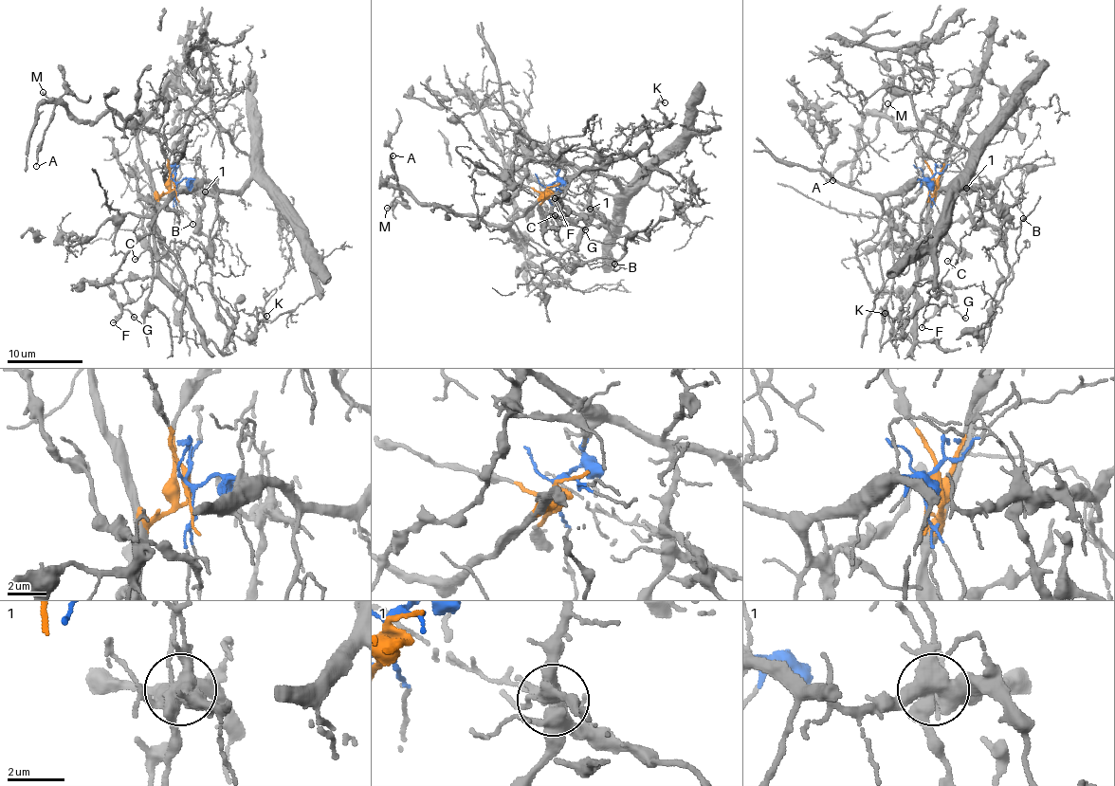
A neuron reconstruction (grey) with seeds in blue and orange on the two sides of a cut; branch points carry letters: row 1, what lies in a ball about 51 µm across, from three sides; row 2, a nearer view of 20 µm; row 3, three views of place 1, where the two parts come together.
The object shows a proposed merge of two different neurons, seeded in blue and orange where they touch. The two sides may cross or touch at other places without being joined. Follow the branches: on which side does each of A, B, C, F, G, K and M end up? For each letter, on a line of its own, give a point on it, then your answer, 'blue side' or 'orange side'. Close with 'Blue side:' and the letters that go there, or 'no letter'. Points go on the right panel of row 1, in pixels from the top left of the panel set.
A: at (832, 180); orange side
B: at (1023, 218); blue side
C: at (947, 261); orange side
F: at (922, 327); orange side
G: at (965, 318); orange side
K: at (885, 313); blue side
M: at (887, 103); orange side
Blue side: B, K

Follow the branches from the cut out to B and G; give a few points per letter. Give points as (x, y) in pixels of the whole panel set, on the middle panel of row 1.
B: (546, 188), (557, 181), (557, 172), (565, 164), (592, 175), (590, 225), (575, 253), (588, 264), (614, 265)
G: (547, 188), (543, 196), (562, 191), (569, 180), (568, 190), (546, 217), (546, 225), (586, 228)

